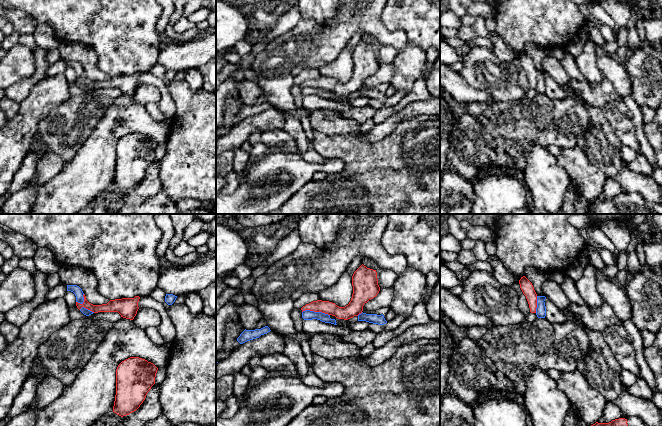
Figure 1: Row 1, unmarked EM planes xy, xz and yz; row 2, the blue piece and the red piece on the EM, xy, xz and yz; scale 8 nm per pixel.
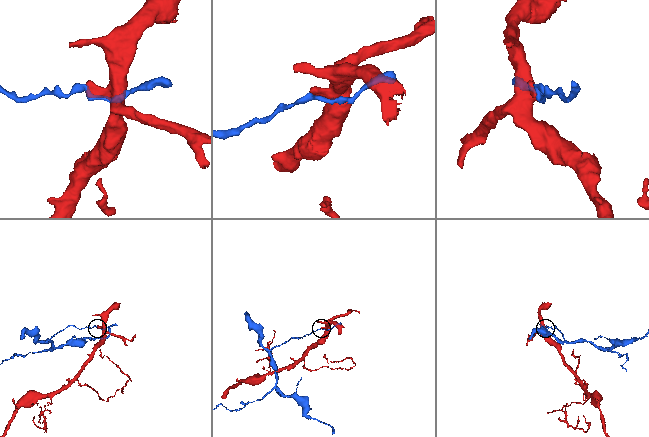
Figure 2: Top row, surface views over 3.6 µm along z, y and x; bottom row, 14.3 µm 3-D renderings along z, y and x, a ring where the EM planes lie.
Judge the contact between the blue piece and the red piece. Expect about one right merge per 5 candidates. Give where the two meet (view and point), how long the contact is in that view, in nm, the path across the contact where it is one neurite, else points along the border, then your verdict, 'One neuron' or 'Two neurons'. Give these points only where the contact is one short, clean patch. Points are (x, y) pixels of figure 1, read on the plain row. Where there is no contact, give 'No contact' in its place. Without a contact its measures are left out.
Touches blue at xz (316, 88). Shared border 220 nm. Boundary: xz (302, 87), (324, 88), (329, 91). Two neurons

